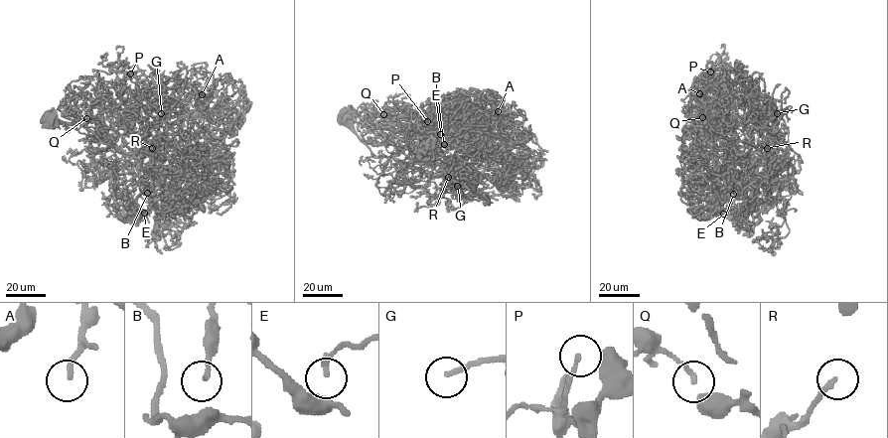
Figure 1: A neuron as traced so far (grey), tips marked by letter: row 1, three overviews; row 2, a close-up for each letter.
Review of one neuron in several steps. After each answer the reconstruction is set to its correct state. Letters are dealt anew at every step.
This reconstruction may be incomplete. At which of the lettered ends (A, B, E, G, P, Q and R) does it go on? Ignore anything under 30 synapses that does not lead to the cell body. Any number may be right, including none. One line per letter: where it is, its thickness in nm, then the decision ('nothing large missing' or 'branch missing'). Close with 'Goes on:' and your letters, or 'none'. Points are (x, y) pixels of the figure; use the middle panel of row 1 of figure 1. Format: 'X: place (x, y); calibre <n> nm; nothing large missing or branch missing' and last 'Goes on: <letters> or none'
A: place (498, 111); calibre 180 nm; branch missing
B: place (444, 144); calibre 130 nm; nothing large missing
E: place (440, 134); calibre 150 nm; nothing large missing
G: place (457, 186); calibre 170 nm; branch missing
P: place (427, 121); calibre 160 nm; nothing large missing
Q: place (383, 114); calibre 110 nm; nothing large missing
R: place (448, 177); calibre 170 nm; nothing large missing
Goes on: A, G

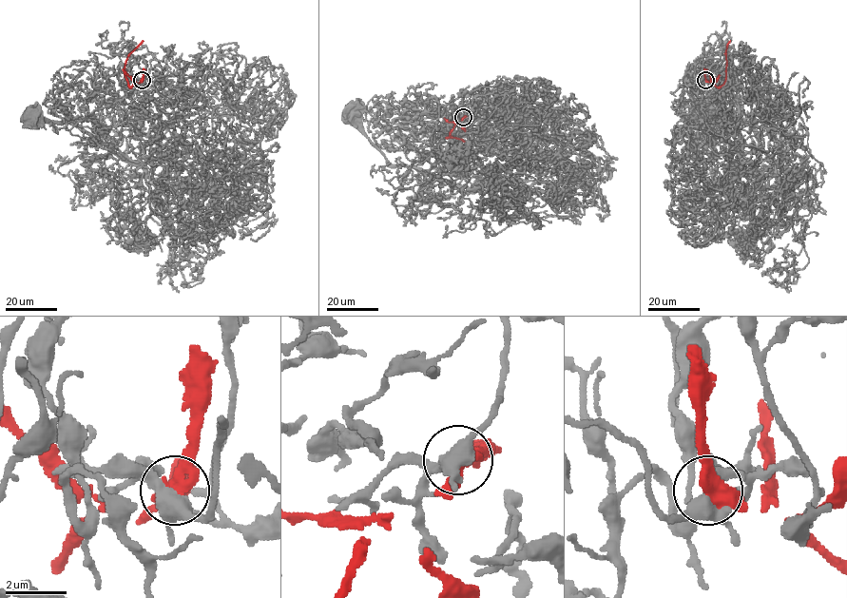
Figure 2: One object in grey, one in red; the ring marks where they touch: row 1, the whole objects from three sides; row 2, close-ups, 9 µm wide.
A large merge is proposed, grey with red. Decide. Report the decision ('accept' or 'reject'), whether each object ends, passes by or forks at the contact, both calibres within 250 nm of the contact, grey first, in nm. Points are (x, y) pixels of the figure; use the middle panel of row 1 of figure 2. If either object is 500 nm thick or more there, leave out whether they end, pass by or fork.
reject; grey forks there; red passes by; 420 nm thick on the grey side, 400 nm on the other

